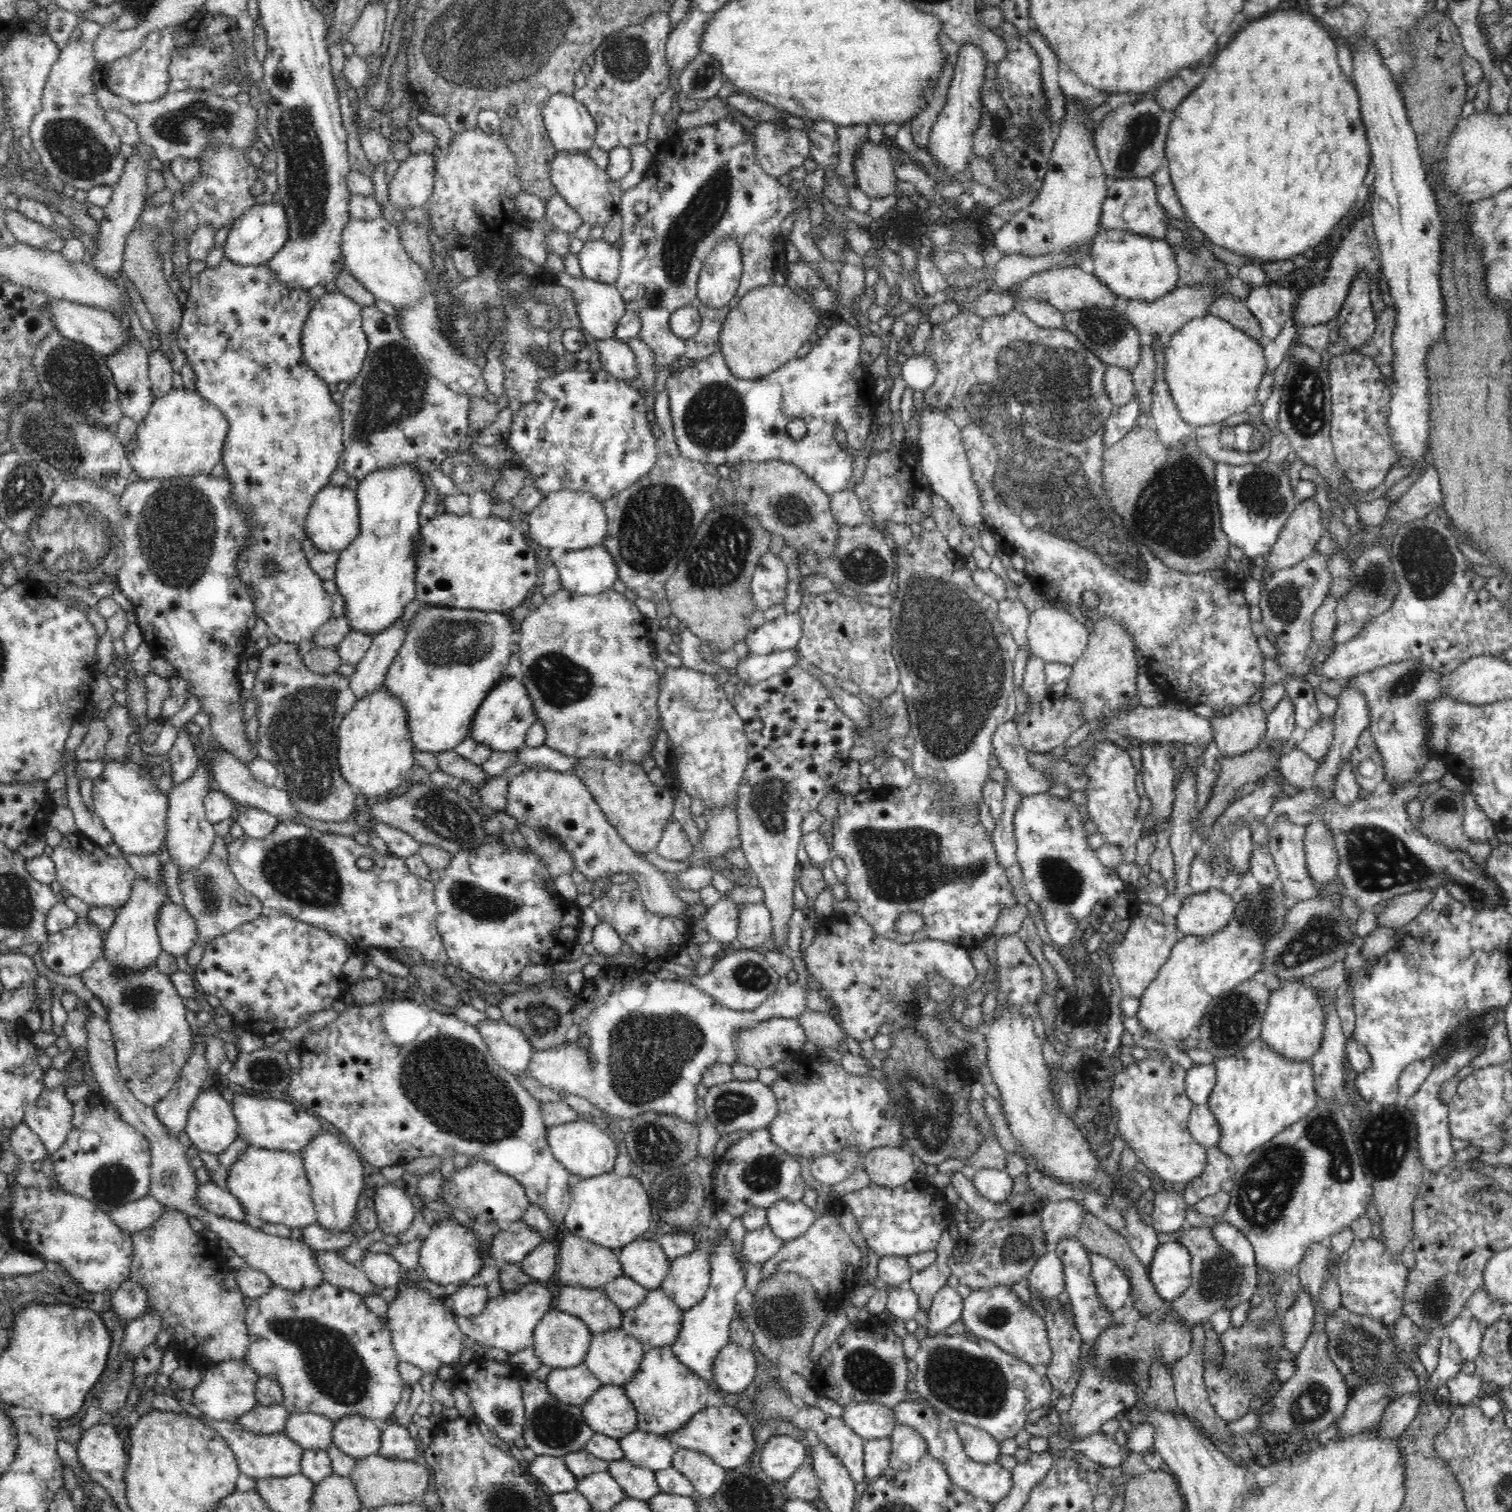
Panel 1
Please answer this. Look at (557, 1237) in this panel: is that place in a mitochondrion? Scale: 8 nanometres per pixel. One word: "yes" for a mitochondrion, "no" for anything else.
no

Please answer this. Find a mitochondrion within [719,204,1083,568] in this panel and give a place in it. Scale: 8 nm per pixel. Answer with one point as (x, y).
(792, 512)

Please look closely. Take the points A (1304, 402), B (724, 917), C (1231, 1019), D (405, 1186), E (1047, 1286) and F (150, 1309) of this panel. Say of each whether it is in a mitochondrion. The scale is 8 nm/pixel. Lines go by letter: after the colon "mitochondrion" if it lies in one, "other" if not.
A: mitochondrion
B: other
C: mitochondrion
D: other
E: other
F: other

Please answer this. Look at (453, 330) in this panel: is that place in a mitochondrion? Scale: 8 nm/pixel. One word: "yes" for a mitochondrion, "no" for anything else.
yes

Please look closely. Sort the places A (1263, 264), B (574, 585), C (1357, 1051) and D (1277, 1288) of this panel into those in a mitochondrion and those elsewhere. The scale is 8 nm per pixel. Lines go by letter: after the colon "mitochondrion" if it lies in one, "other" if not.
A: other
B: other
C: other
D: other

